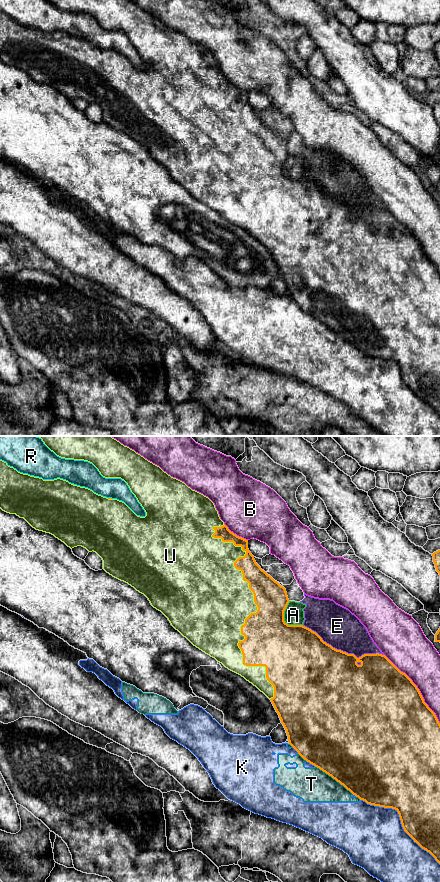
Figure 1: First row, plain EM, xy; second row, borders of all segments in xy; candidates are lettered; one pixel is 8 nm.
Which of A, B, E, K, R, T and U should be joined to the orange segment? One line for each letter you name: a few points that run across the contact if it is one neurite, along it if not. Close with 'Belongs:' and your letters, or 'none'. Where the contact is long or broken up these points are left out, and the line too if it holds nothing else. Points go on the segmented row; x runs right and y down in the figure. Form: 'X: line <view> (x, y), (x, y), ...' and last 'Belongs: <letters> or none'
Belongs: U

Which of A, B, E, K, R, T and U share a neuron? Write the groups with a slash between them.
A / B / E / K T / R / U

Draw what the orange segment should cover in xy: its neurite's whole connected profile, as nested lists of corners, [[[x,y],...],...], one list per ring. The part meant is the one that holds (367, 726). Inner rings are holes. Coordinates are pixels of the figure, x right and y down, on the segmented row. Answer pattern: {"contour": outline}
{"contour": [[[36,436],[57,456],[65,459],[84,460],[92,463],[105,478],[121,478],[129,486],[138,502],[146,512],[145,517],[137,516],[124,502],[106,498],[92,490],[73,485],[57,478],[43,480],[18,472],[6,462],[0,460],[0,508],[10,514],[24,518],[33,528],[50,533],[64,542],[71,549],[77,546],[96,552],[103,560],[103,569],[113,577],[124,581],[144,594],[151,605],[161,611],[171,625],[186,637],[194,646],[215,658],[229,670],[241,675],[256,686],[272,702],[283,724],[289,744],[307,762],[319,768],[353,795],[367,804],[395,809],[400,817],[404,831],[422,849],[429,852],[440,864],[440,723],[435,713],[424,702],[424,699],[412,680],[401,672],[385,655],[364,654],[357,658],[333,648],[311,629],[303,625],[288,625],[284,621],[284,611],[289,603],[286,589],[275,581],[256,563],[248,549],[248,540],[231,532],[220,519],[214,503],[203,494],[192,490],[184,482],[171,477],[159,466],[145,459],[140,454],[124,446],[111,436]]]}

